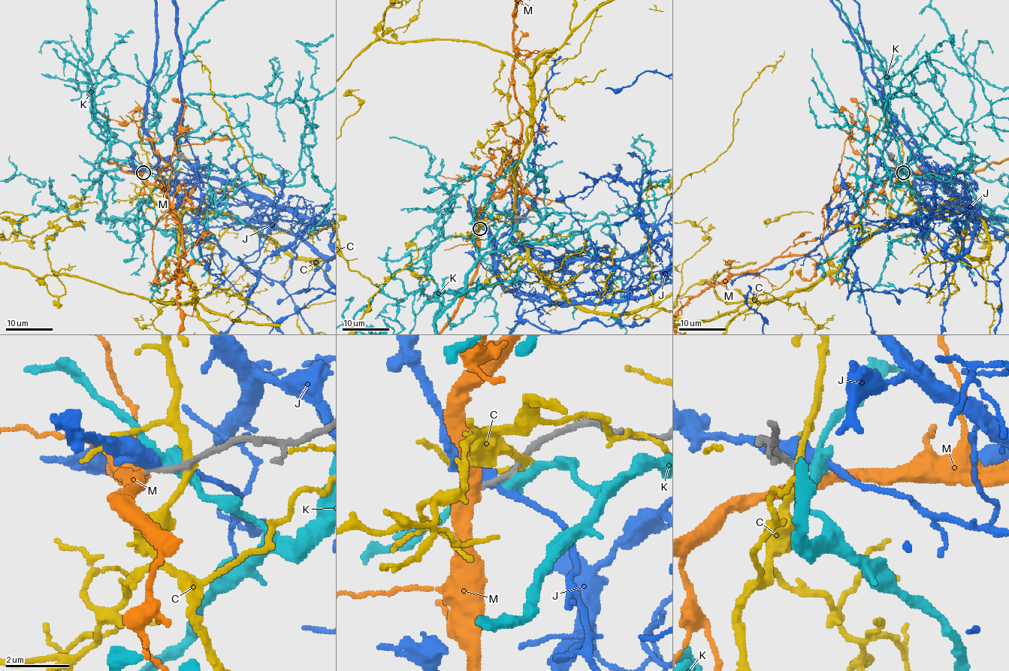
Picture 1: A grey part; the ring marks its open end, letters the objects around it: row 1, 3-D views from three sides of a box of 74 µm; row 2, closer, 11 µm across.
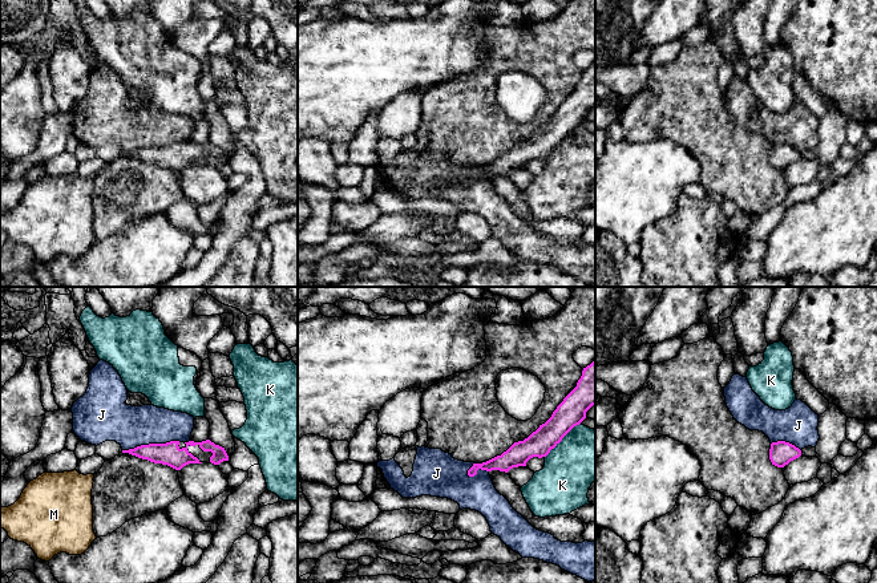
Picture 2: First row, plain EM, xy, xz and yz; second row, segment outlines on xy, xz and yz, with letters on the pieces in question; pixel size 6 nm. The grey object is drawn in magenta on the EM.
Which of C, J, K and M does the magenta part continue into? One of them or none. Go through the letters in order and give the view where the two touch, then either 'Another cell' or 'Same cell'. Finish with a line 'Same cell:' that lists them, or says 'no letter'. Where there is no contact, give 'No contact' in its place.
C: No contact. Another cell
J: Touches magenta in xy. Another cell
K: Touches magenta in xz. Another cell
M: No contact. Same cell
Same cell: M

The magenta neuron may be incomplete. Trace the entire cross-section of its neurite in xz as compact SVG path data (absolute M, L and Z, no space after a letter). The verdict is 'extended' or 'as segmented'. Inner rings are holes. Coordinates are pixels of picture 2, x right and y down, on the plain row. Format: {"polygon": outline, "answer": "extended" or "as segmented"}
{"polygon": "M595 62L583 70L577 89L563 101L551 120L524 143L514 145L506 154L482 166L473 166L468 173L474 179L477 173L500 173L526 169L533 159L546 159L562 141L586 121L586 114L595 108Z", "answer": "as segmented"}

